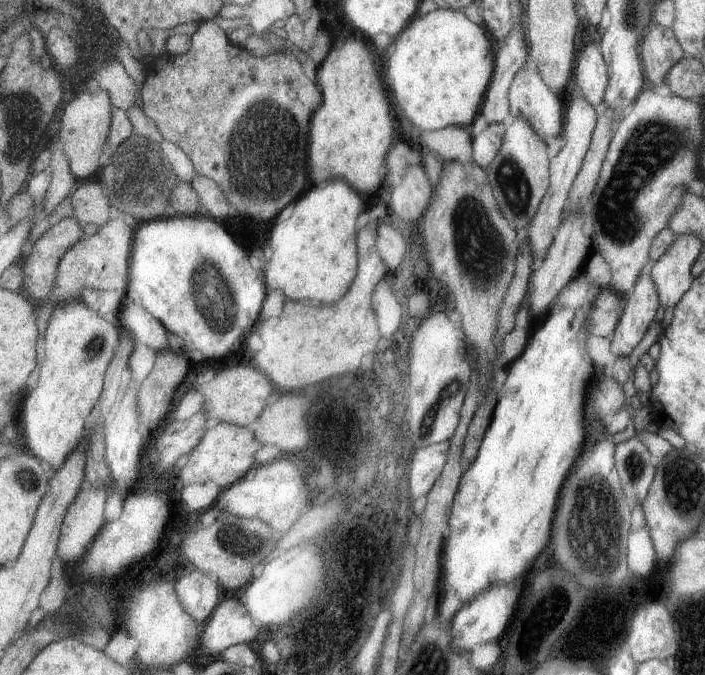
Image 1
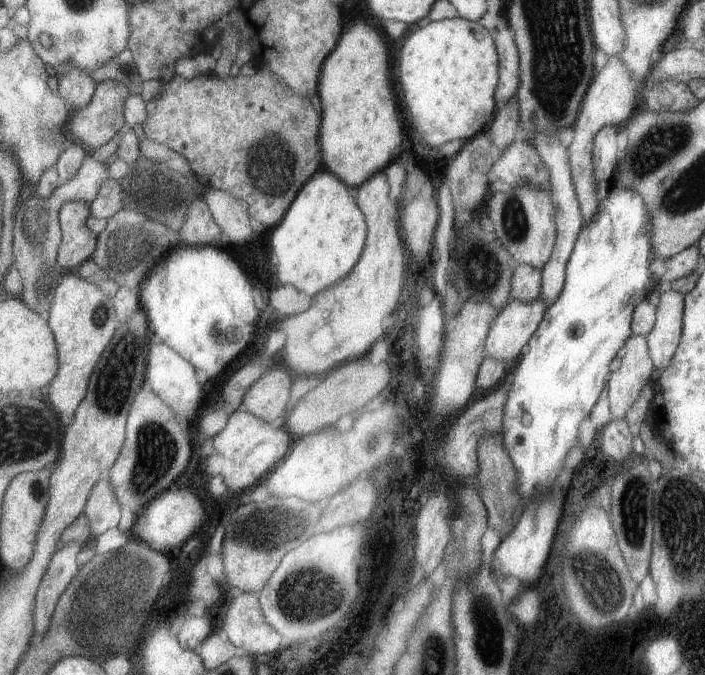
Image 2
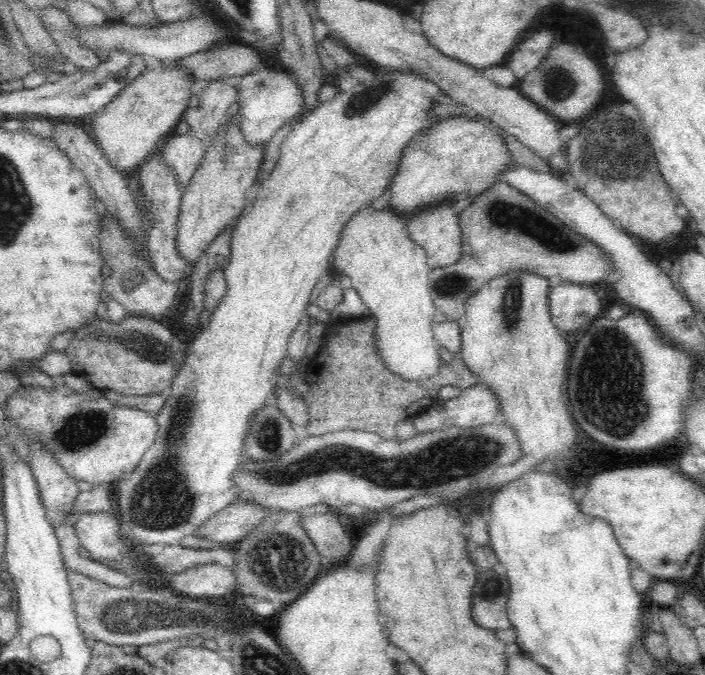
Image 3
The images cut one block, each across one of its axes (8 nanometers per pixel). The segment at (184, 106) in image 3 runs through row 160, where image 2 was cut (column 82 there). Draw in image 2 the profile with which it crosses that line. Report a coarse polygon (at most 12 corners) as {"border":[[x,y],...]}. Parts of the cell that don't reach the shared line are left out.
{"border":[[121,80],[99,82],[89,104],[71,112],[69,142],[85,152],[125,128],[131,96]]}

